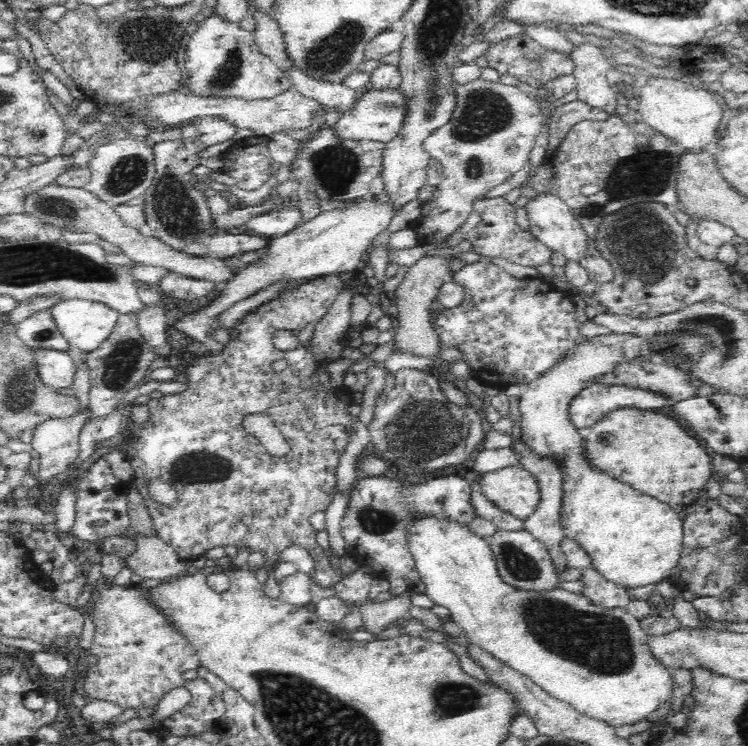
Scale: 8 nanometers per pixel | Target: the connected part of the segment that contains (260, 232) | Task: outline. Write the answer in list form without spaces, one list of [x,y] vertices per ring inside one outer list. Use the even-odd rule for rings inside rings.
[[[298,208],[272,210],[268,214],[252,215],[242,224],[244,233],[266,238],[282,237],[293,231],[296,222],[300,222]]]

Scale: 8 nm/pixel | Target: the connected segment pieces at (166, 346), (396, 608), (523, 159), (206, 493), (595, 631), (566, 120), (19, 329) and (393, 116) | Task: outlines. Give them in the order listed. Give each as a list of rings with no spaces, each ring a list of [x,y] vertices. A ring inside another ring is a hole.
[[[147,306],[147,310],[138,314],[137,329],[141,339],[151,353],[158,358],[166,358],[172,354],[172,341],[168,339],[168,324],[164,316],[164,306]]]
[[[414,588],[406,590],[402,594],[393,595],[390,600],[384,602],[370,602],[360,608],[364,617],[364,629],[377,635],[397,618],[409,616],[409,608],[412,606]]]
[[[478,76],[466,82],[455,83],[454,87],[455,103],[450,120],[429,132],[419,146],[427,156],[441,162],[446,182],[441,182],[436,191],[422,202],[422,210],[416,224],[409,226],[409,229],[416,234],[419,244],[440,249],[443,241],[448,240],[454,232],[458,232],[466,224],[468,216],[472,214],[475,198],[482,196],[488,188],[494,188],[496,184],[503,183],[515,172],[524,168],[543,124],[541,110],[533,97],[516,86],[502,84],[499,80],[484,80]]]
[[[327,275],[324,277],[312,278],[311,281],[307,281],[306,284],[302,284],[290,292],[283,293],[275,300],[268,302],[268,305],[264,304],[260,309],[243,316],[230,330],[230,342],[224,346],[224,350],[220,352],[211,353],[210,359],[203,359],[202,361],[192,362],[187,367],[188,375],[188,389],[180,394],[164,395],[159,399],[150,399],[147,402],[148,416],[144,422],[138,423],[133,430],[132,438],[127,444],[128,457],[134,473],[136,473],[136,480],[134,480],[135,489],[138,494],[144,499],[145,506],[148,508],[153,525],[157,533],[174,547],[174,550],[178,553],[181,559],[189,560],[192,563],[200,563],[203,559],[205,552],[215,546],[226,546],[228,544],[236,544],[240,548],[242,546],[249,546],[250,550],[264,550],[265,562],[267,567],[272,568],[274,561],[278,560],[281,552],[287,547],[293,544],[300,545],[309,551],[311,551],[311,557],[315,562],[313,570],[310,572],[310,577],[316,584],[321,587],[332,587],[335,582],[338,582],[341,577],[334,573],[330,566],[330,556],[326,554],[324,549],[318,546],[316,543],[315,535],[316,529],[310,525],[308,518],[318,511],[326,512],[329,504],[332,503],[334,494],[334,488],[337,486],[337,478],[335,475],[336,467],[338,466],[339,458],[345,451],[350,436],[350,430],[352,424],[356,422],[356,417],[352,416],[347,410],[346,406],[351,404],[350,390],[347,390],[344,386],[335,388],[331,384],[330,374],[321,374],[325,366],[316,365],[312,361],[312,356],[303,349],[303,346],[307,343],[308,339],[311,339],[312,331],[318,320],[320,320],[335,302],[338,294],[342,291],[342,280],[336,275]],[[280,330],[288,330],[292,332],[296,338],[298,338],[300,345],[294,350],[280,350],[274,346],[274,332],[280,332]],[[280,366],[282,372],[276,374],[276,367]],[[248,414],[262,414],[266,418],[270,418],[270,422],[274,424],[274,428],[283,434],[288,442],[288,450],[284,456],[274,456],[268,453],[266,446],[260,442],[257,438],[250,437],[250,434],[246,432],[244,428],[244,418]],[[152,478],[158,478],[166,484],[170,484],[176,492],[175,502],[172,504],[164,505],[159,504],[152,499],[152,495],[148,493],[148,482]]]
[[[410,512],[405,516],[405,539],[406,548],[409,550],[413,561],[415,562],[415,568],[419,574],[419,580],[426,585],[425,593],[427,596],[440,606],[448,608],[452,612],[452,620],[462,628],[463,638],[472,643],[480,645],[486,652],[489,652],[492,656],[502,660],[503,663],[508,666],[526,674],[530,677],[538,686],[541,686],[548,694],[566,702],[571,705],[577,712],[605,723],[606,725],[616,729],[621,726],[634,726],[634,724],[640,724],[644,719],[650,715],[650,712],[656,711],[666,701],[670,701],[669,692],[673,683],[672,674],[670,674],[665,668],[658,666],[645,652],[643,642],[645,641],[646,634],[639,625],[639,619],[634,618],[631,614],[628,614],[625,609],[620,608],[604,608],[601,605],[595,605],[586,600],[581,594],[572,593],[565,589],[552,588],[550,590],[533,591],[516,588],[511,584],[508,584],[500,571],[498,571],[497,556],[494,555],[492,545],[487,540],[487,537],[480,536],[478,533],[468,528],[466,523],[458,522],[454,518],[448,515],[434,515],[426,512]]]
[[[579,98],[558,106],[548,126],[548,138],[546,138],[548,146],[546,146],[544,161],[547,164],[554,162],[567,132],[574,124],[578,124],[583,120],[603,121],[608,117],[609,115],[599,108],[593,107],[590,103],[581,101]]]
[[[48,311],[34,314],[24,320],[16,327],[15,335],[28,348],[70,352],[69,342],[58,330]]]
[[[369,88],[360,92],[358,108],[350,116],[338,119],[336,129],[343,137],[352,139],[372,139],[385,143],[395,135],[405,111],[405,103],[398,90],[396,92],[376,92]]]

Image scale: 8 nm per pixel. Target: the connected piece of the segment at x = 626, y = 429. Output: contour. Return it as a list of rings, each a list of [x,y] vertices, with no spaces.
[[[618,410],[584,431],[583,459],[591,471],[660,500],[677,513],[704,494],[711,478],[709,455],[675,419],[656,411]]]

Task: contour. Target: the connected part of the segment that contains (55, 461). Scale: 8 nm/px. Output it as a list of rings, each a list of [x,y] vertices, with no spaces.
[[[82,408],[76,414],[69,417],[54,417],[41,420],[41,422],[33,428],[32,439],[29,443],[31,451],[35,458],[35,464],[38,470],[35,476],[42,483],[50,481],[56,474],[66,470],[77,459],[76,453],[79,449],[79,436],[85,422],[91,418],[91,410]]]

